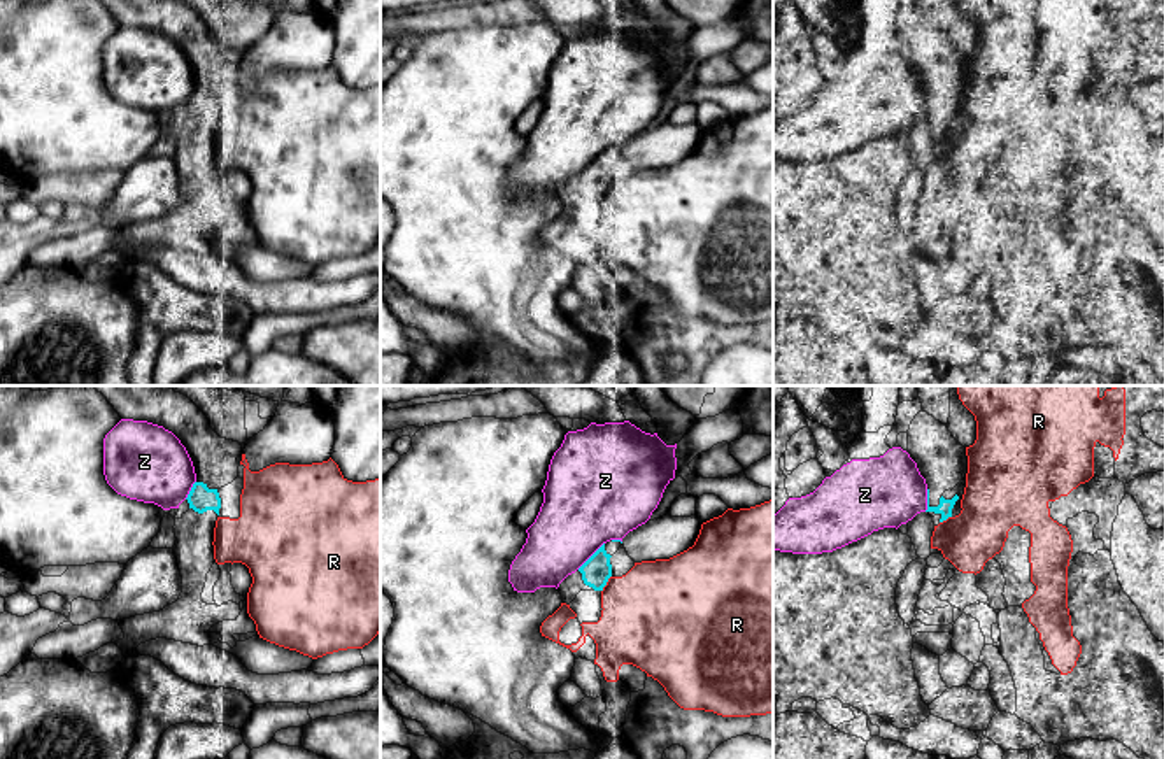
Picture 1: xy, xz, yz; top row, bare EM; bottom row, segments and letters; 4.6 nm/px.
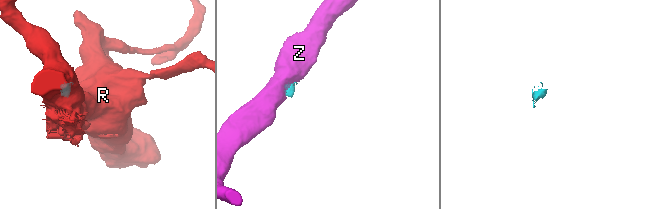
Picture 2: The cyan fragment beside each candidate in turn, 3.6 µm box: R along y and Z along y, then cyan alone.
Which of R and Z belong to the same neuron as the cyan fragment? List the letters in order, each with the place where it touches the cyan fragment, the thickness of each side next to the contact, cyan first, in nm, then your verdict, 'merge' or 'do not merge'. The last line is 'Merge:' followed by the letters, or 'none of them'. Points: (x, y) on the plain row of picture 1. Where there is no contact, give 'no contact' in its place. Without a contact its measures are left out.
R: contact xz (605, 191); calibres 140 and 440 nm; do not merge
Z: contact xz (591, 163); calibres 140 and 400 nm; do not merge
Merge: none of them

